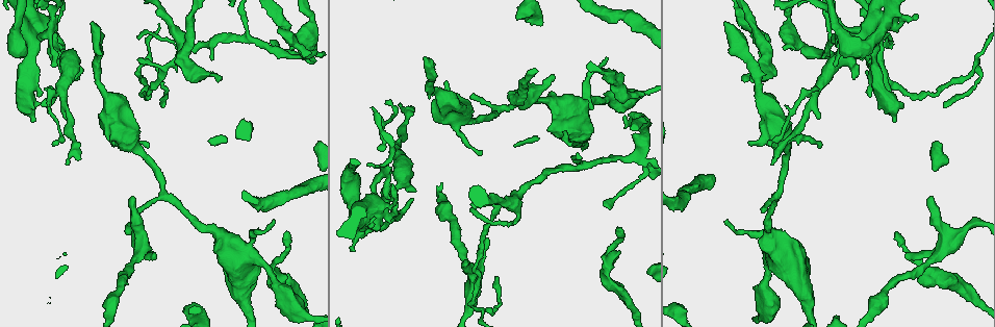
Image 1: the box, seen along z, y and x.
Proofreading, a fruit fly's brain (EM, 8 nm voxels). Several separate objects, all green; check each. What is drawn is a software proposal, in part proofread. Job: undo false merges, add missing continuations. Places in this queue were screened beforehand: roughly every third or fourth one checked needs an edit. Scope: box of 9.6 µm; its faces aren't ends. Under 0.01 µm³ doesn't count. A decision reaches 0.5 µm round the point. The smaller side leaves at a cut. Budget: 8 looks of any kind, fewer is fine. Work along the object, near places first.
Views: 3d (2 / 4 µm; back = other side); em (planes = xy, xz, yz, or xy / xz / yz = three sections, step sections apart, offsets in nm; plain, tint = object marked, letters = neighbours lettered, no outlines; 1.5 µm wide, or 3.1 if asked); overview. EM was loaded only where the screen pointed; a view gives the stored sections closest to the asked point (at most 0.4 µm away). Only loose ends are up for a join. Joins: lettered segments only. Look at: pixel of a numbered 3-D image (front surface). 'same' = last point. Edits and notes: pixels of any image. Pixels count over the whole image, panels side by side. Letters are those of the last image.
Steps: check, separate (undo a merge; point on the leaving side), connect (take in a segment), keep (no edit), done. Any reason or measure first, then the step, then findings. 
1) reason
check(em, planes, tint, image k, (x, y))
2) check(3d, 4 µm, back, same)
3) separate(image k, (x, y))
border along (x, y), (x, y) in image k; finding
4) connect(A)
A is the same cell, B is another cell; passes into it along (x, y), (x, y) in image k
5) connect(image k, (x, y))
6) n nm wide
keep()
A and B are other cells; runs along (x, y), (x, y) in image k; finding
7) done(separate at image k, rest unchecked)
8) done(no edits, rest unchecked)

free end
check(em, xy, step 4, tint, image 1, (604, 204))

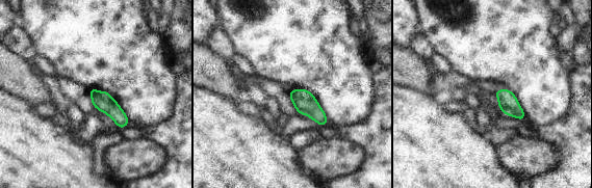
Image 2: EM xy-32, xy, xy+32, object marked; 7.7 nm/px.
check(em, planes, letters, same)

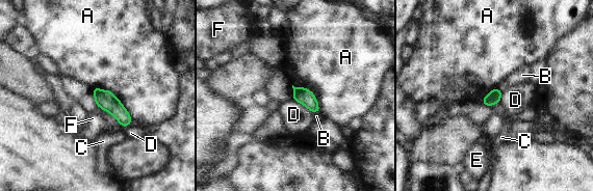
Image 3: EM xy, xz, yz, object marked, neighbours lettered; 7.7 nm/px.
A touches over 360 nm
keep()
A, B, C, D, E and F are other cells; border along (292, 99), (302, 103), (311, 112) in image 3; none of them fits

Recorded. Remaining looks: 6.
side arm on a straight run
check(em, planes, letters, image 1, (482, 310))

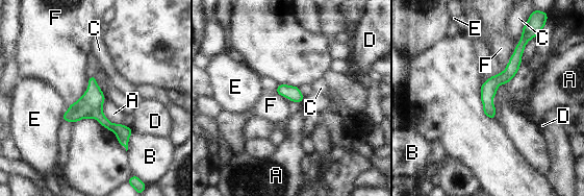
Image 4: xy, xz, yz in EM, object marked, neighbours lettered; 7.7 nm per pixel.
A touches over 240 nm
keep()
A, B, C, D, E and F are other cells; runs along (522, 43), (488, 90), (490, 115) in image 4; all the same cell

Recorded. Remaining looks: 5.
free end
check(3d, 2 µm, image 1, (474, 93))

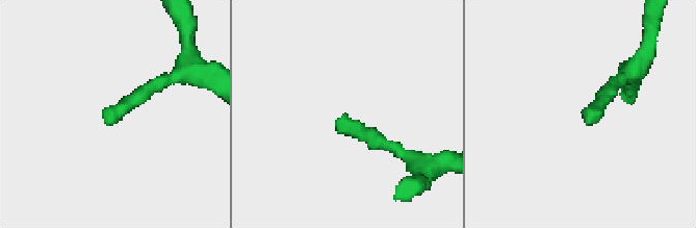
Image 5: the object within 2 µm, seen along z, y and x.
need the tissue
check(em, xy, step 4, letters, image 5, (109, 125))

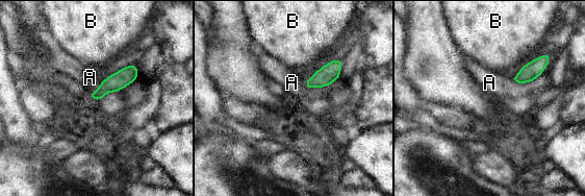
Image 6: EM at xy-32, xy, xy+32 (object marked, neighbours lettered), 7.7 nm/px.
keep()
A and B are other cells; runs along (133, 69), (94, 95) in image 6; no lettered segment goes on from it

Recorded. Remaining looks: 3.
done(no edits, rest unchecked)

